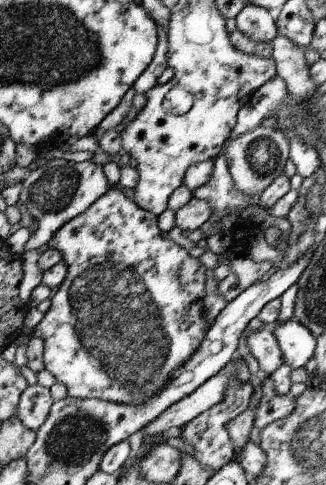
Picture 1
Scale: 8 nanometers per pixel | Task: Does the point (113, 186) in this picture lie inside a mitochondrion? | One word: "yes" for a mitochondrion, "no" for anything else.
no

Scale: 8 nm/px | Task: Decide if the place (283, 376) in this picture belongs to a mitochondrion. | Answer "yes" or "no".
no

